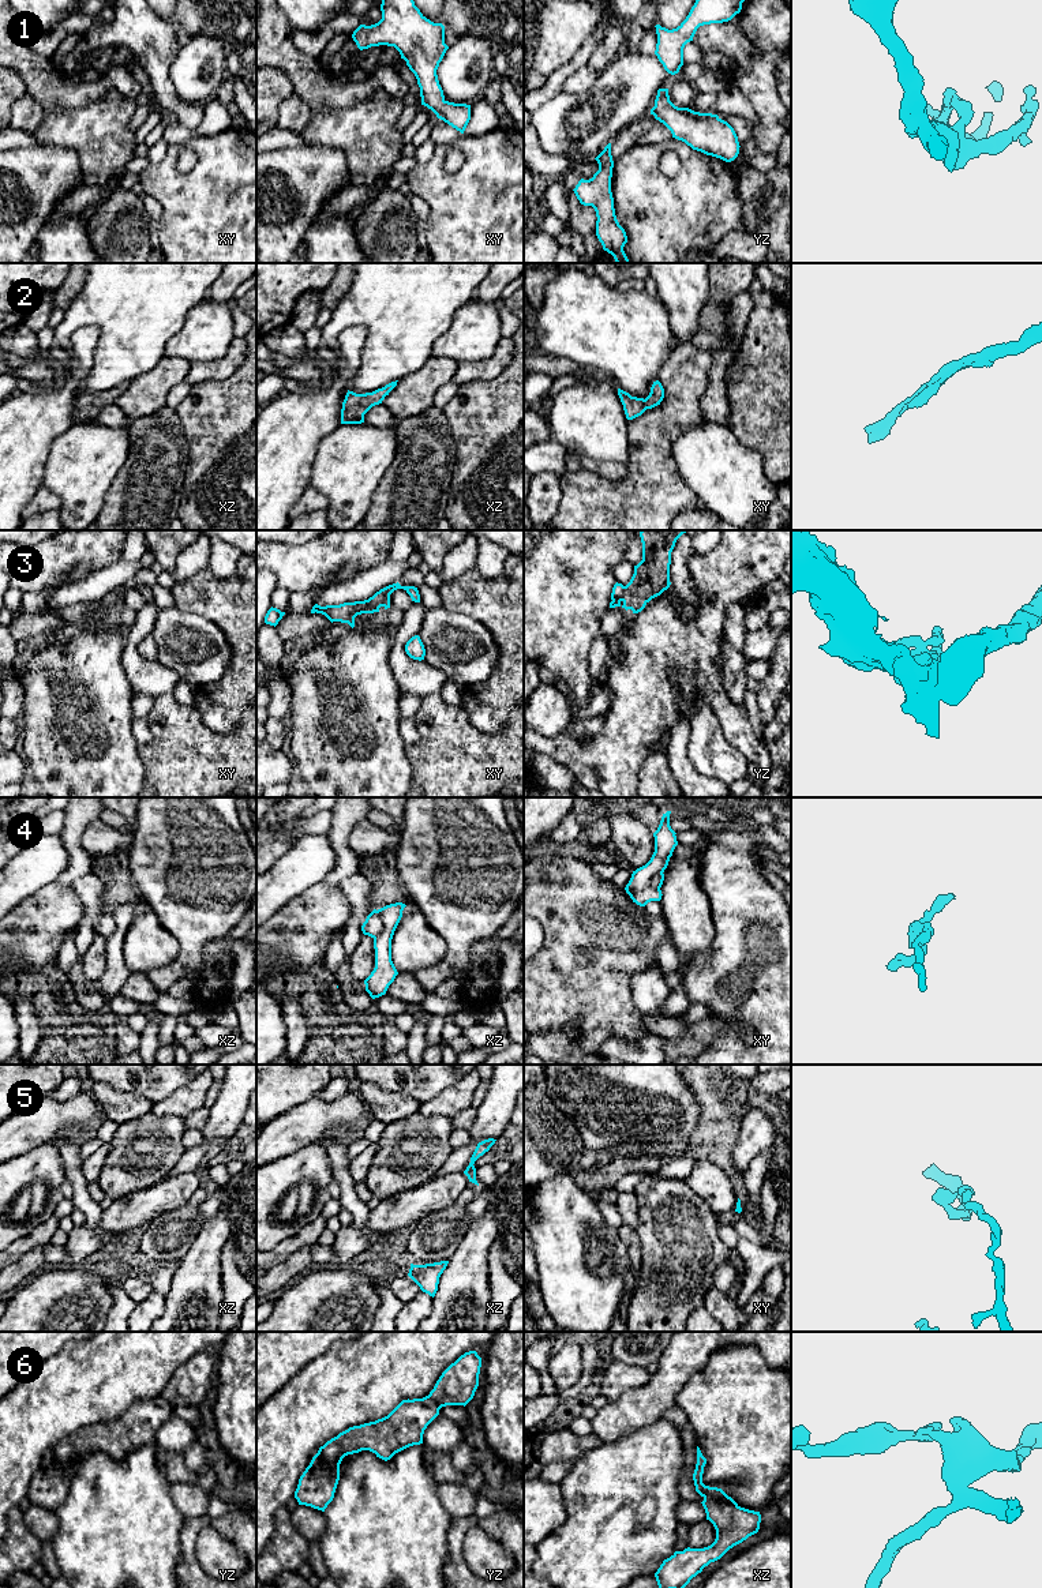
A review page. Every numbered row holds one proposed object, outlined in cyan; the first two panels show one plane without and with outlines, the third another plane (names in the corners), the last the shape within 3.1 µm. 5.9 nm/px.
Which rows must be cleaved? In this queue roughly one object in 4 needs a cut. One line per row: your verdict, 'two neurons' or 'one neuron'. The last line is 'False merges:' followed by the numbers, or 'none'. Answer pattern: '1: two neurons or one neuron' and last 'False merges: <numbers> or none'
1: one neuron
2: one neuron
3: two neurons
4: two neurons
5: one neuron
6: two neurons
False merges: 3, 4, 6

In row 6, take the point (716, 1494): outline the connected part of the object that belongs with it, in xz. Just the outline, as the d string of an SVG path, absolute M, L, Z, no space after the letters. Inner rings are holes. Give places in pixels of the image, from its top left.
M697 1446L697 1464L693 1474L696 1491L704 1499L712 1499L717 1503L738 1506L738 1503L731 1497L728 1497L721 1488L709 1487L702 1483L702 1474L705 1464L706 1464L706 1459L702 1456L700 1448Z

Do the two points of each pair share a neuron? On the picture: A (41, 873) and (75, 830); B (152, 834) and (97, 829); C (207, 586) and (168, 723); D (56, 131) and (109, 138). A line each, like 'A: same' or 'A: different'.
A: different
B: different
C: different
D: same

